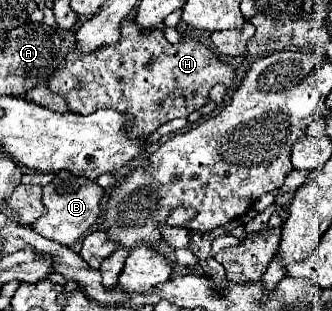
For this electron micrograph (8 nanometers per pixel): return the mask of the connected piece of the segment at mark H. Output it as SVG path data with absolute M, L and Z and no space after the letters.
M125 19L121 23L121 41L115 47L101 47L91 55L81 53L79 49L69 51L65 63L55 71L49 79L49 89L61 95L73 113L93 113L97 109L115 109L119 113L127 113L135 117L135 127L131 129L133 135L151 135L159 125L175 119L187 117L193 111L199 111L203 105L209 103L209 91L215 85L233 85L235 81L235 67L221 59L211 47L183 37L179 43L169 43L163 37L161 29L139 29L133 19Z

